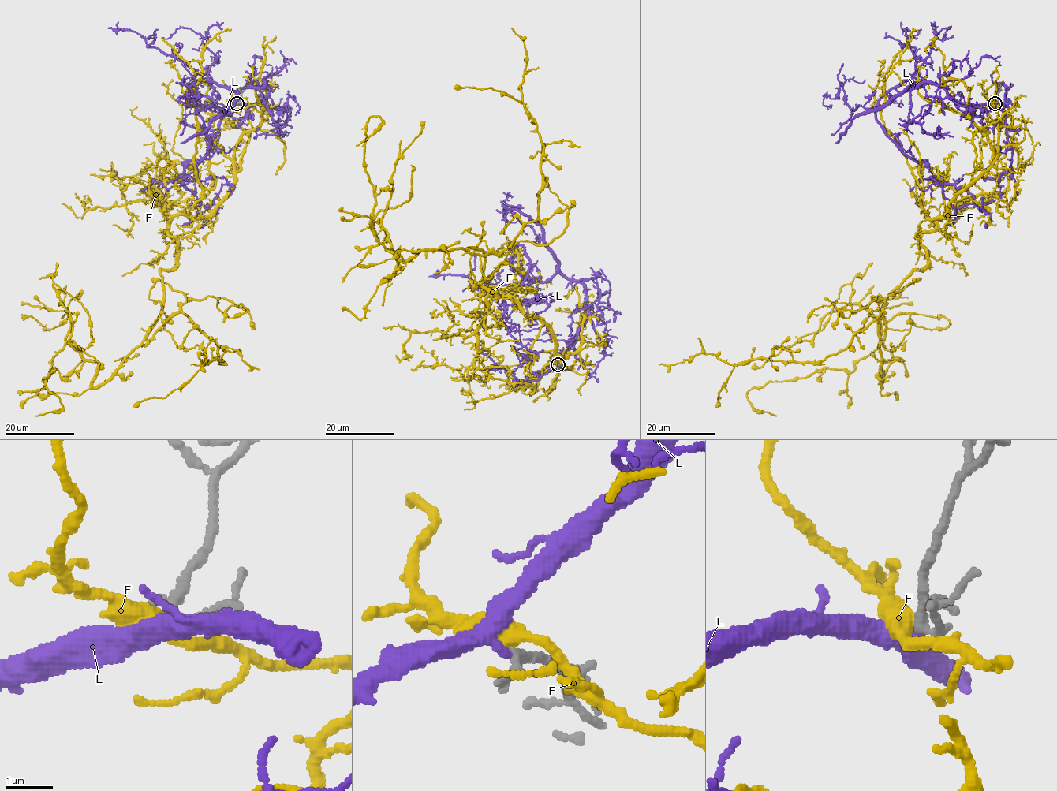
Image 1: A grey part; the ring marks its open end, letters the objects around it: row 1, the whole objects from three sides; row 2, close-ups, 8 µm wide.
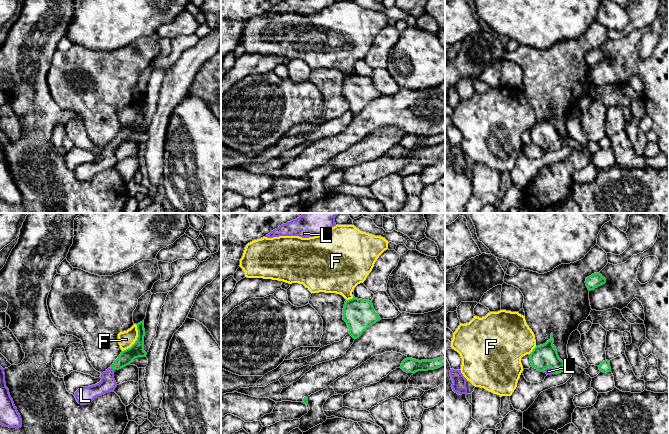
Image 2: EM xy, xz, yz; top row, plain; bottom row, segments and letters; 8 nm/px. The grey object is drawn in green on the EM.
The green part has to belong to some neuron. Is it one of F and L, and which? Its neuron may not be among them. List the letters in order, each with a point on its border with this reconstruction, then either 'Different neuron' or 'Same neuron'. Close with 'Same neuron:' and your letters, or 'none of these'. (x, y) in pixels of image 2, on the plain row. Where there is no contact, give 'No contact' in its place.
F: Touches green at xy (137, 115). Different neuron
L: Touches green at yz (548, 143). Same neuron
Same neuron: L

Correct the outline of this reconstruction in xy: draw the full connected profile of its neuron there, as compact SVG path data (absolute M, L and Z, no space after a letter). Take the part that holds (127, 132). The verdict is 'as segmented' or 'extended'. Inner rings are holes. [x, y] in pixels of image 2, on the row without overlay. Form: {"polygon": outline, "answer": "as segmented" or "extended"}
{"polygon": "M144 97L136 101L138 106L137 116L130 124L122 127L111 143L101 150L101 157L92 162L81 163L75 168L74 172L79 180L90 180L98 172L113 168L117 163L114 147L129 141L135 134L147 131L144 127Z", "answer": "extended"}

